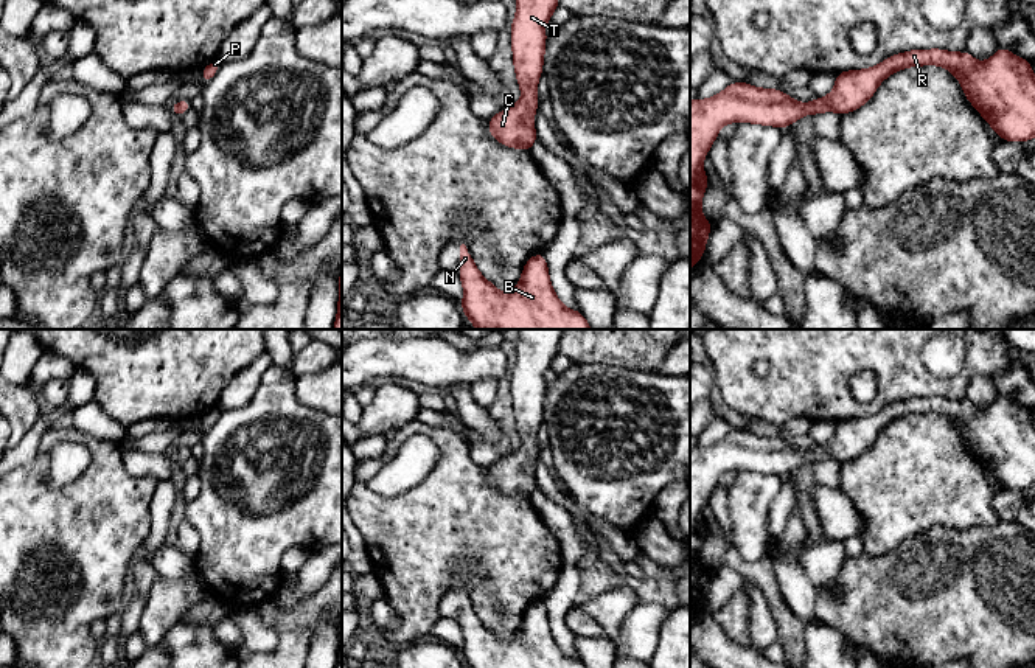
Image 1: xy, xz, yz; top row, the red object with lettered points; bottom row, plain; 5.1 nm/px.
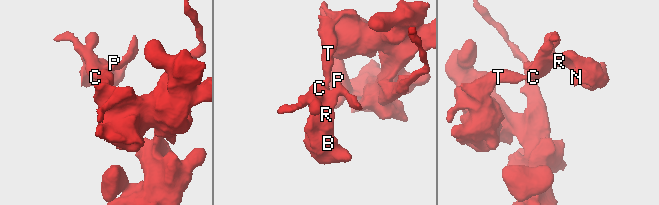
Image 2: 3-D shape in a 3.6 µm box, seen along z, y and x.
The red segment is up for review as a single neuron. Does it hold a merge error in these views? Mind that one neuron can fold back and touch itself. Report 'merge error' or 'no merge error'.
no merge error

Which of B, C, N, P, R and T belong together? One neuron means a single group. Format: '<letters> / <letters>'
B C N P R T

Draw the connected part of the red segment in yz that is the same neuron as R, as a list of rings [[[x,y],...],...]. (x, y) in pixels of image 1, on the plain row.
[[[999,395],[985,410],[976,409],[967,399],[957,401],[940,396],[897,401],[875,415],[836,421],[833,440],[825,446],[814,446],[808,452],[793,447],[779,437],[760,437],[749,430],[730,430],[723,440],[712,446],[690,449],[690,617],[704,604],[706,590],[712,576],[712,570],[701,561],[702,544],[709,534],[702,508],[726,471],[752,471],[785,477],[803,463],[830,458],[845,463],[864,454],[873,444],[878,433],[892,421],[922,413],[939,413],[950,418],[962,432],[965,446],[1002,489],[1026,491],[1035,485],[1035,424],[1032,421],[1032,410],[1010,401],[1004,395]]]

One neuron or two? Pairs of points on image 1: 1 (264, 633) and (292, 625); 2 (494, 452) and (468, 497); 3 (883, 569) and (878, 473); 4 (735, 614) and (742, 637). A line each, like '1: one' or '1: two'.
1: two
2: two
3: two
4: one

